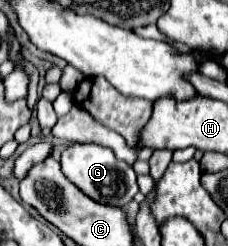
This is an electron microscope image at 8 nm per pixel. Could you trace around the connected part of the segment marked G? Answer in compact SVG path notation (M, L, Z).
M95 143L69 145L61 153L61 171L77 189L81 189L87 197L91 197L93 201L103 203L103 205L125 207L135 197L135 193L139 191L137 175L133 171L133 167L127 165L125 161L119 161L111 153L111 149L95 145Z

